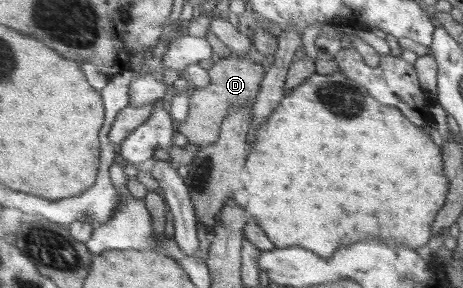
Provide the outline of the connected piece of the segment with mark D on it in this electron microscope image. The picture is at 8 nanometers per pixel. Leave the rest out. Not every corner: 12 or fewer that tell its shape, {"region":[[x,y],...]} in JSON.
{"region":[[256,56],[215,58],[176,133],[218,140],[230,109],[254,105],[266,76]]}

